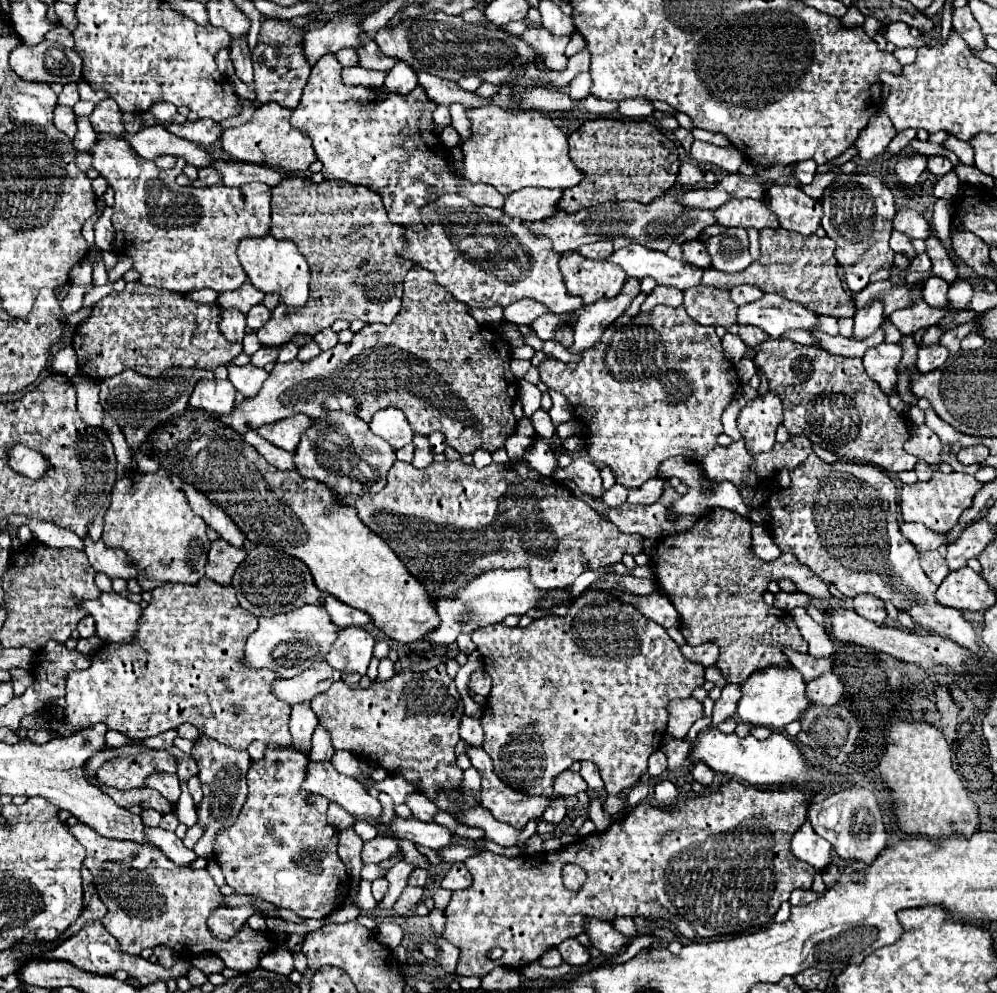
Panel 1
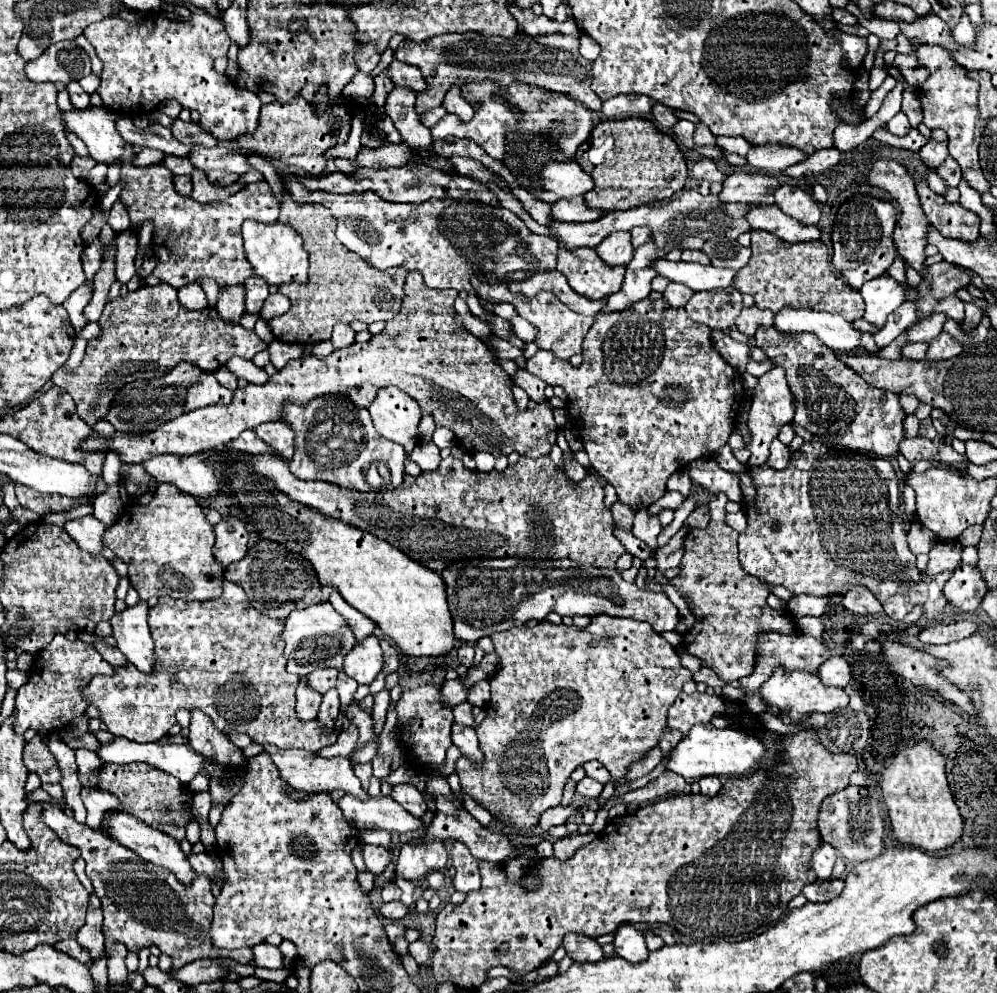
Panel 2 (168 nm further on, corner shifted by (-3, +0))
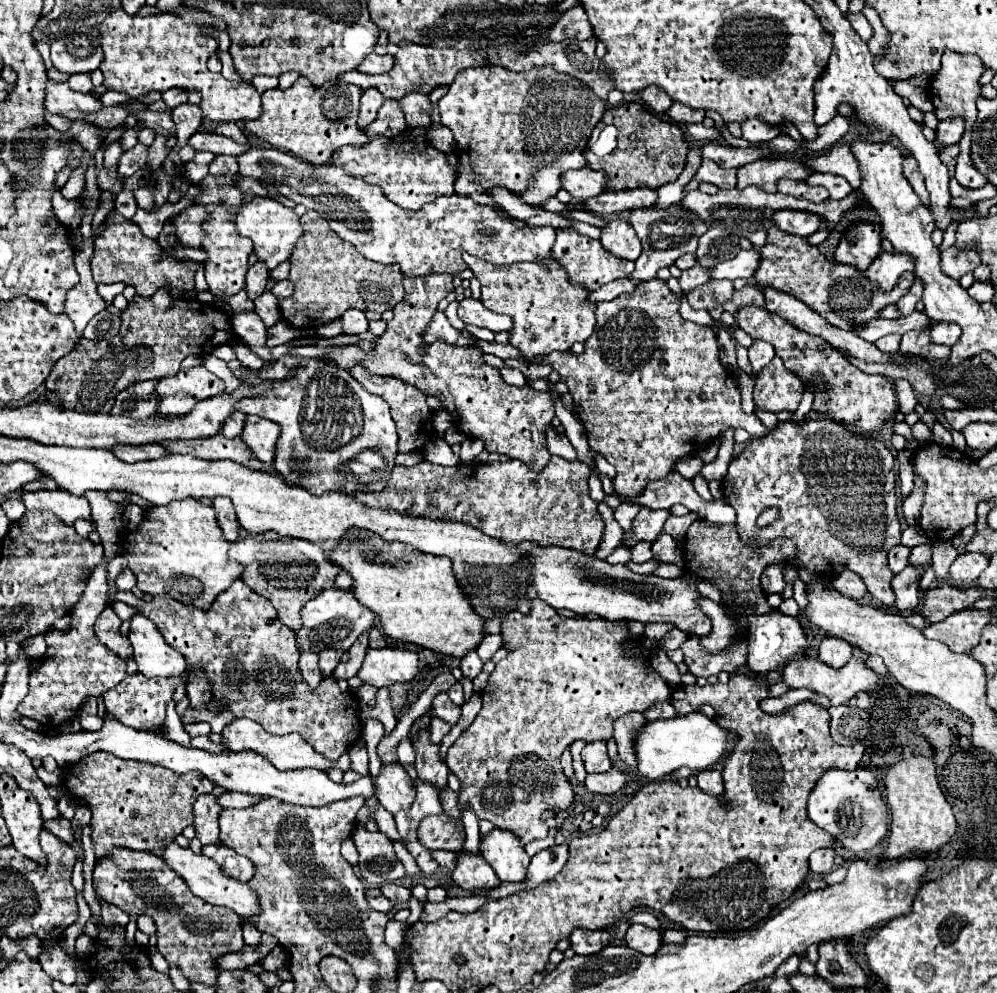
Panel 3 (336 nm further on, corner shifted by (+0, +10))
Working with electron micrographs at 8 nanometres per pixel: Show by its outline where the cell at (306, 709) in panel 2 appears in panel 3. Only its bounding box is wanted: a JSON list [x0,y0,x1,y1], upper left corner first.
[301,652,323,686]

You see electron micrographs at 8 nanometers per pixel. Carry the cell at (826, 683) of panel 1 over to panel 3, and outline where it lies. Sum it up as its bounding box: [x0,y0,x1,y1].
[819,636,853,668]

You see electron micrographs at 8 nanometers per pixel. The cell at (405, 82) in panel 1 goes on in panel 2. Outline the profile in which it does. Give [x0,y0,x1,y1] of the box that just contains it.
[384,86,432,148]

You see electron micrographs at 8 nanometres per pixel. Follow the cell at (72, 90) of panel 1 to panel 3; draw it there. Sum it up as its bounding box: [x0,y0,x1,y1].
[69,74,93,92]

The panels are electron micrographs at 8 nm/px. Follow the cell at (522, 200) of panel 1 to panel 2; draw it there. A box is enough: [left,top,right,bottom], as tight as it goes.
[550,198,604,222]

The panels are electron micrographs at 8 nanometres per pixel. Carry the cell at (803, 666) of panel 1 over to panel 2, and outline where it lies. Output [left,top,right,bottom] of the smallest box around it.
[740,632,832,694]

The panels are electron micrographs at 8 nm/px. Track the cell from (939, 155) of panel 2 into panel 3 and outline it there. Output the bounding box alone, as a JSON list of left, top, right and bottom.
[937,118,965,146]

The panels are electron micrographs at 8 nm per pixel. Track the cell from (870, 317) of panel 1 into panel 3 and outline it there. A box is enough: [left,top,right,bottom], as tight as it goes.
[867,252,913,292]

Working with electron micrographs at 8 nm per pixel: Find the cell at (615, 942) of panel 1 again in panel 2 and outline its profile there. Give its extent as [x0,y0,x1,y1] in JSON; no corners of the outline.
[614,924,648,962]

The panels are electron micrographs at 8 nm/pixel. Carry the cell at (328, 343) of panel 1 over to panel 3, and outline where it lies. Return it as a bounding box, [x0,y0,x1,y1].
[341,310,369,334]

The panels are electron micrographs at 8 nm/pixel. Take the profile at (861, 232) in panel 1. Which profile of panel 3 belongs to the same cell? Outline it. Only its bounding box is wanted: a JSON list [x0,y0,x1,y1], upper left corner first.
[835,224,881,272]

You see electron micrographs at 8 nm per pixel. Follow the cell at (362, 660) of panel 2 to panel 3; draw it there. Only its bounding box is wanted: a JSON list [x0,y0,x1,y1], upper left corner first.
[359,648,419,688]

